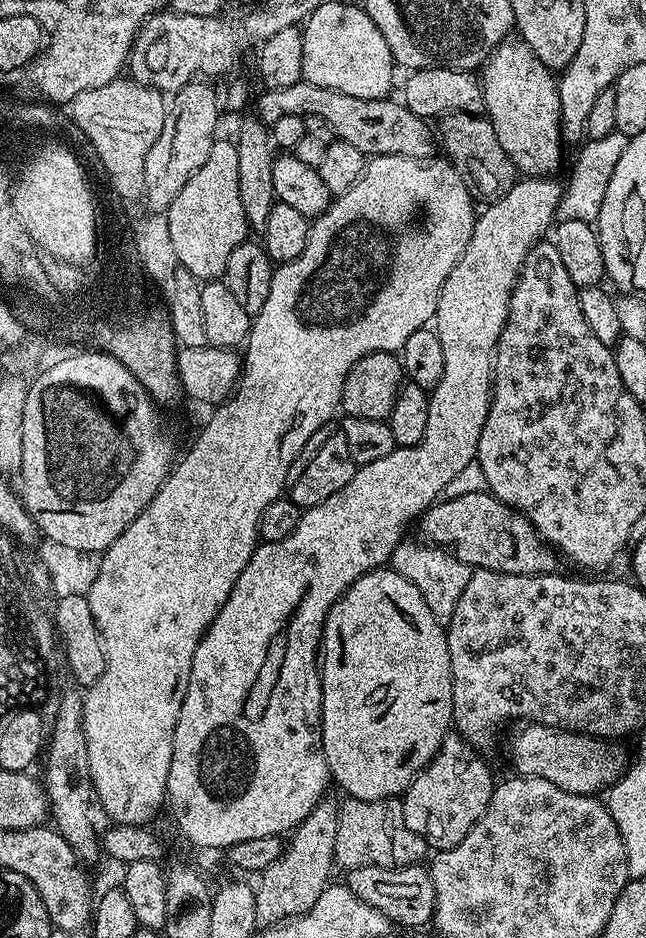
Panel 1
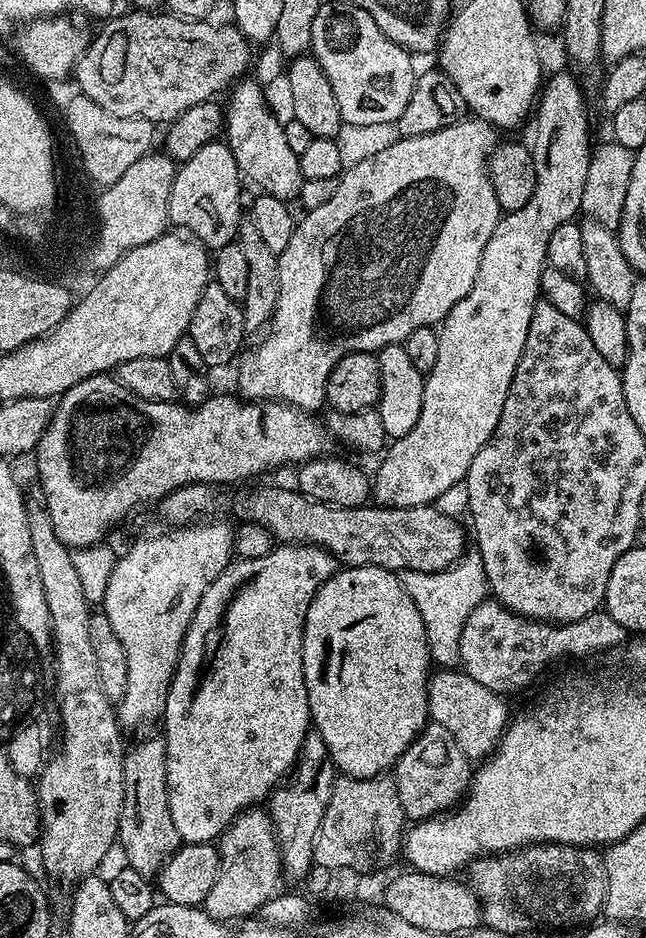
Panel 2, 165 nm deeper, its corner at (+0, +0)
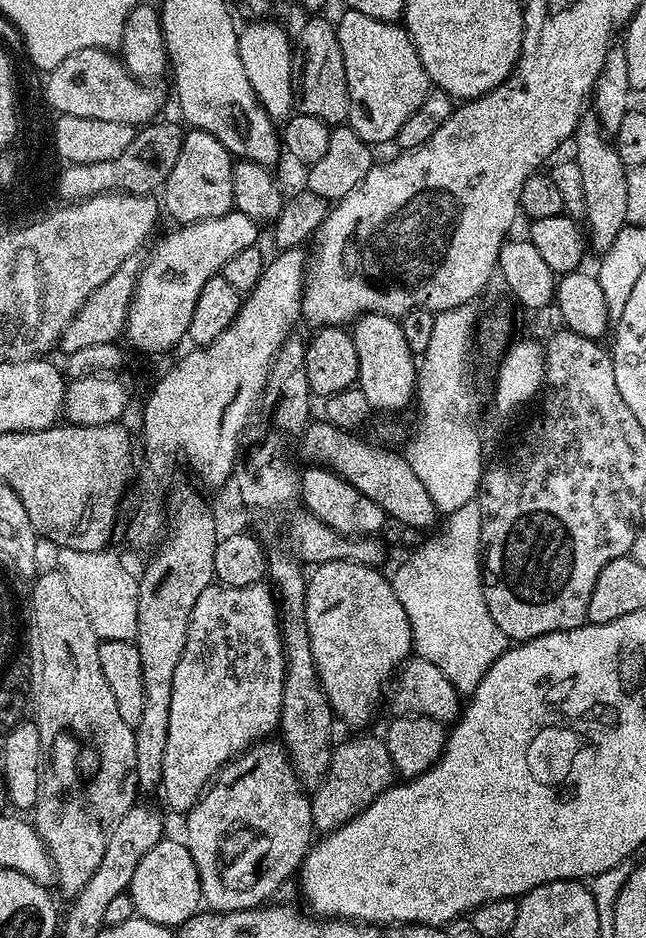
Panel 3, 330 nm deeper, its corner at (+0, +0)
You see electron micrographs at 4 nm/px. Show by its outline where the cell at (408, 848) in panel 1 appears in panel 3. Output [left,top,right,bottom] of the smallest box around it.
[311,734,396,834]

